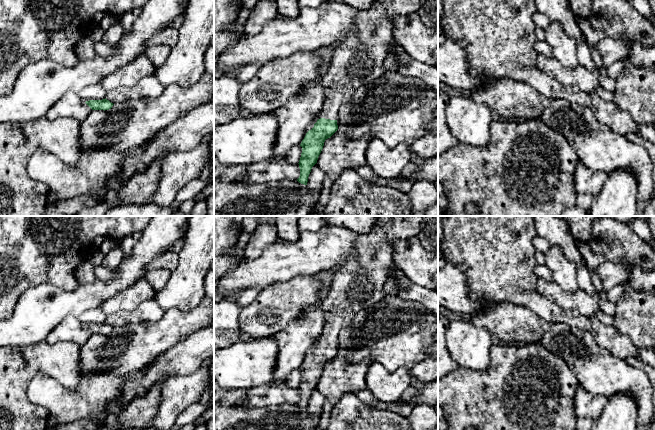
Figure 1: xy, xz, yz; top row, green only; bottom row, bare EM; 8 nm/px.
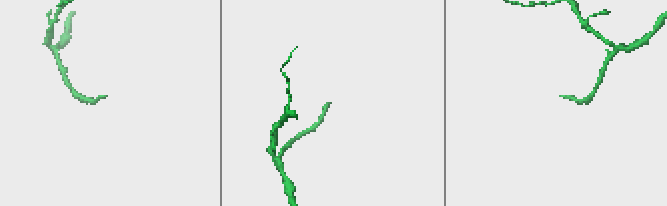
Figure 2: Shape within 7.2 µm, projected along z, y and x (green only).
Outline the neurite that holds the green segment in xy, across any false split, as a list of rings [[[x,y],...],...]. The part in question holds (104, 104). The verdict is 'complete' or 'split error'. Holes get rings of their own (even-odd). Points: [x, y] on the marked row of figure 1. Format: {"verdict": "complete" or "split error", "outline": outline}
{"verdict": "complete", "outline": [[[102,99],[102,100],[89,100],[85,102],[92,110],[109,110],[114,105],[109,100]]]}

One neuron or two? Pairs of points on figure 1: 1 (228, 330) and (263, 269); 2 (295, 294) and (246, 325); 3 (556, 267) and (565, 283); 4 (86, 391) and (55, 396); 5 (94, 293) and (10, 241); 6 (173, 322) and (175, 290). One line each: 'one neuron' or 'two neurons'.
1: two neurons
2: one neuron
3: one neuron
4: one neuron
5: two neurons
6: two neurons

